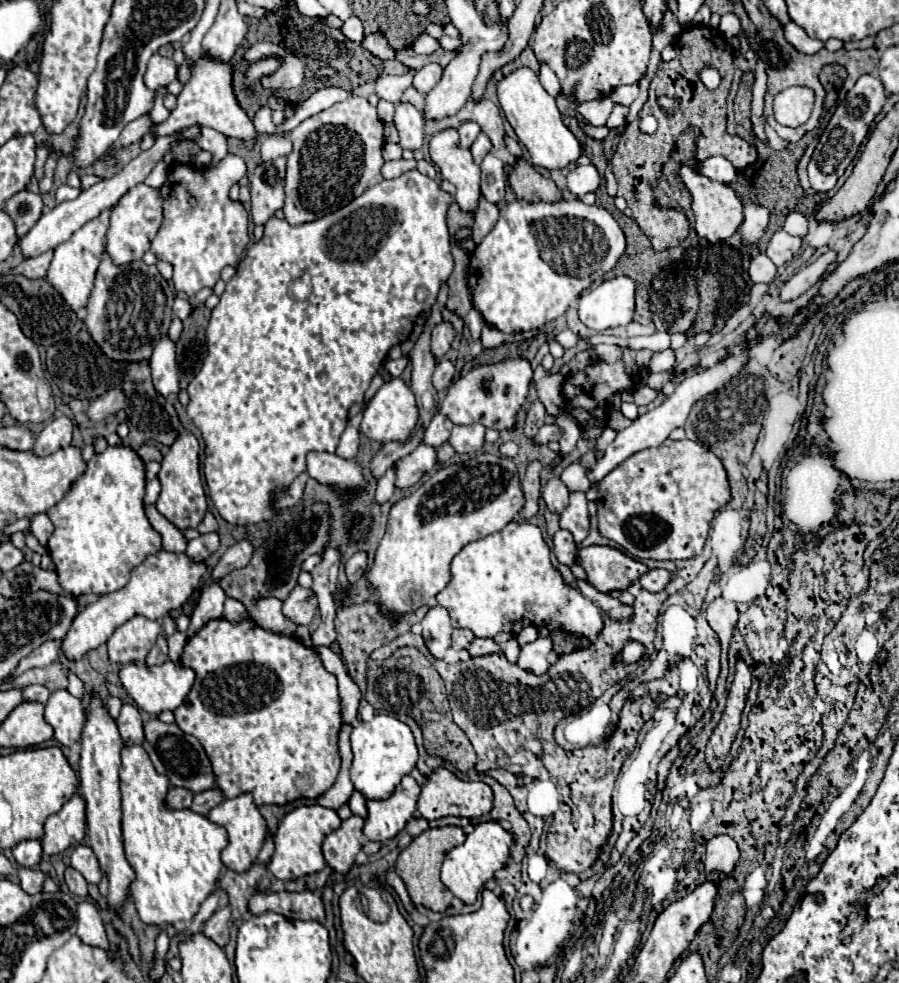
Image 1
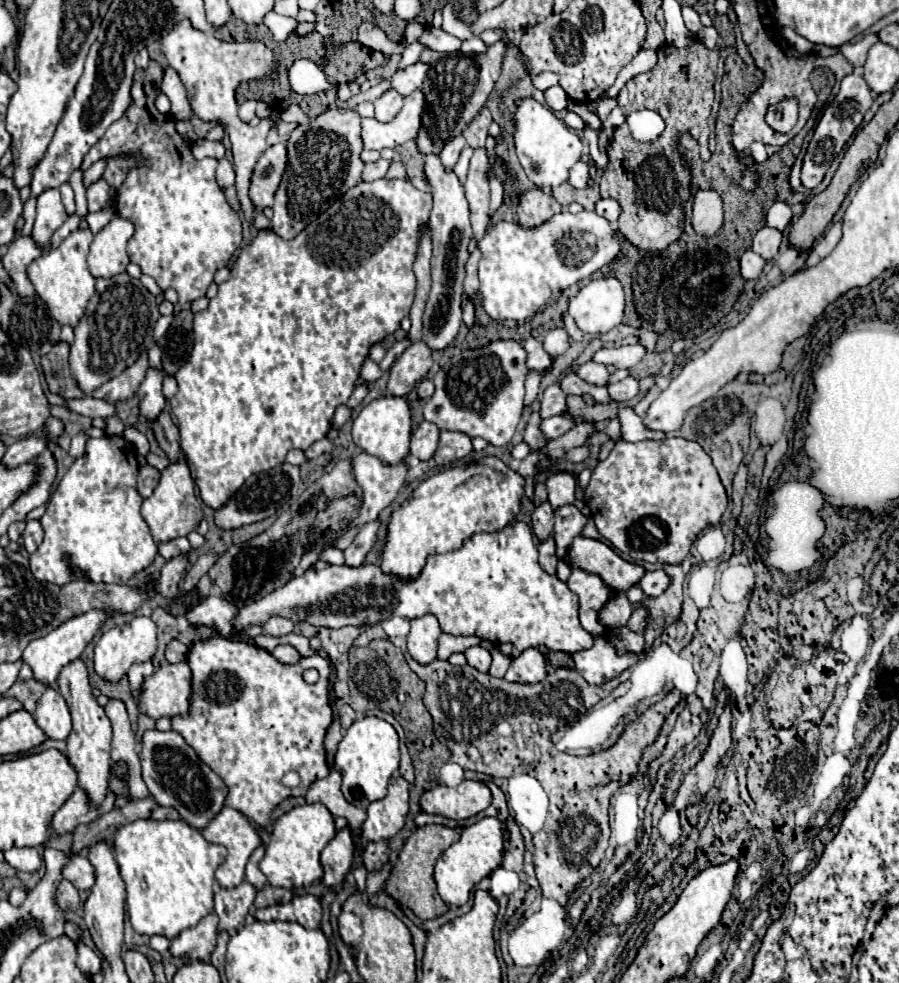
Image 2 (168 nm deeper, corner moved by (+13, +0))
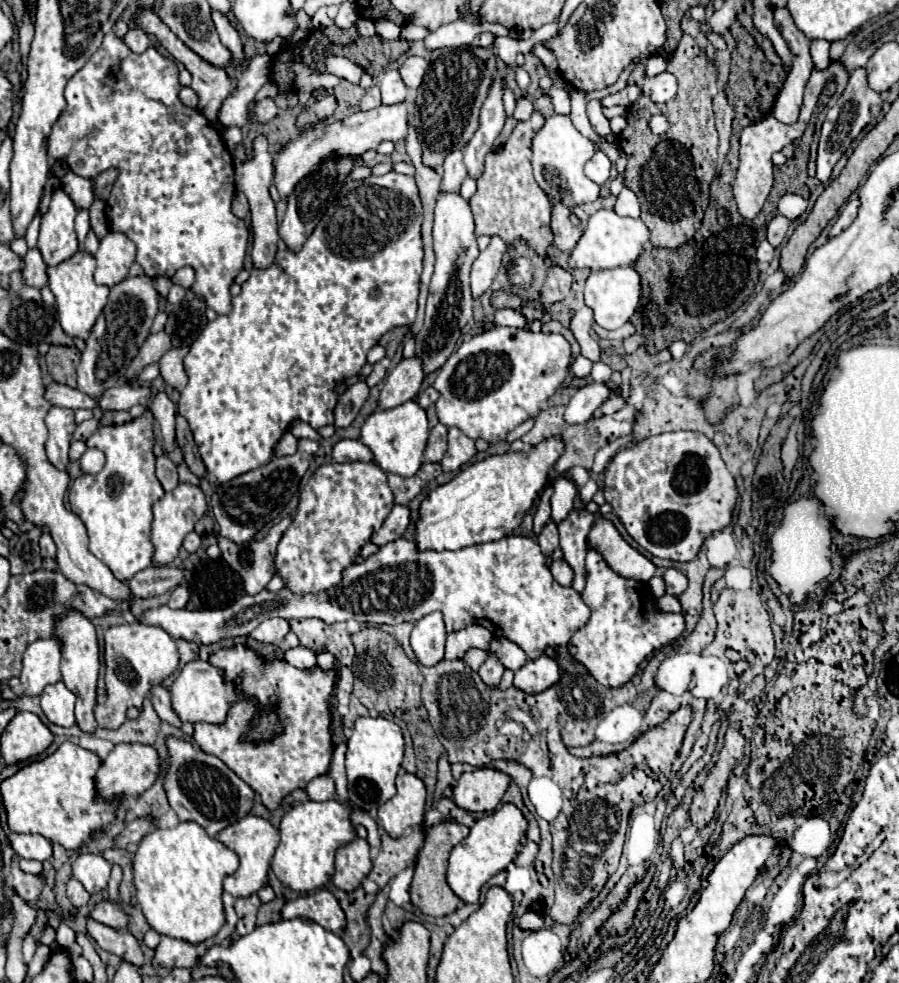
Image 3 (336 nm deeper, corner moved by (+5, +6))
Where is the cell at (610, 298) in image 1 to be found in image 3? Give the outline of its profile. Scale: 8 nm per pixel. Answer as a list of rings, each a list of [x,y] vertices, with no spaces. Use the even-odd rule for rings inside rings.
[[[614,267],[594,271],[586,279],[584,303],[594,311],[594,321],[604,329],[618,329],[634,315],[640,303],[640,275],[632,267]]]

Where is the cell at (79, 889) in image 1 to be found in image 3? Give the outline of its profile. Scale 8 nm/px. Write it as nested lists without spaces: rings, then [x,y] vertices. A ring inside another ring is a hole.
[[[70,879],[68,881],[68,899],[70,903],[76,907],[76,905],[88,905],[90,901],[90,893],[84,889],[84,885],[78,881],[78,879]]]

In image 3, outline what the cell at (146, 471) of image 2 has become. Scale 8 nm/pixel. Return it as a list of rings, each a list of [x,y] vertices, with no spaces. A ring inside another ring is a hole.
[[[158,457],[156,459],[156,477],[162,483],[162,487],[166,491],[172,491],[178,485],[178,473],[176,473],[176,465],[166,457]]]

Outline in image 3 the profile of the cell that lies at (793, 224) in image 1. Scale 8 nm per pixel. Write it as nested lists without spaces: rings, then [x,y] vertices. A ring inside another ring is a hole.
[[[784,195],[778,203],[778,213],[792,221],[792,219],[800,217],[806,211],[806,205],[808,203],[800,195]]]

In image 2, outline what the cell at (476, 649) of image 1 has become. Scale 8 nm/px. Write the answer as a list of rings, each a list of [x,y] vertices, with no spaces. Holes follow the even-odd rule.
[[[470,647],[470,649],[464,651],[464,655],[466,655],[470,667],[488,673],[490,663],[492,663],[492,655],[490,655],[490,651],[486,651],[486,649],[482,649],[482,647]]]

